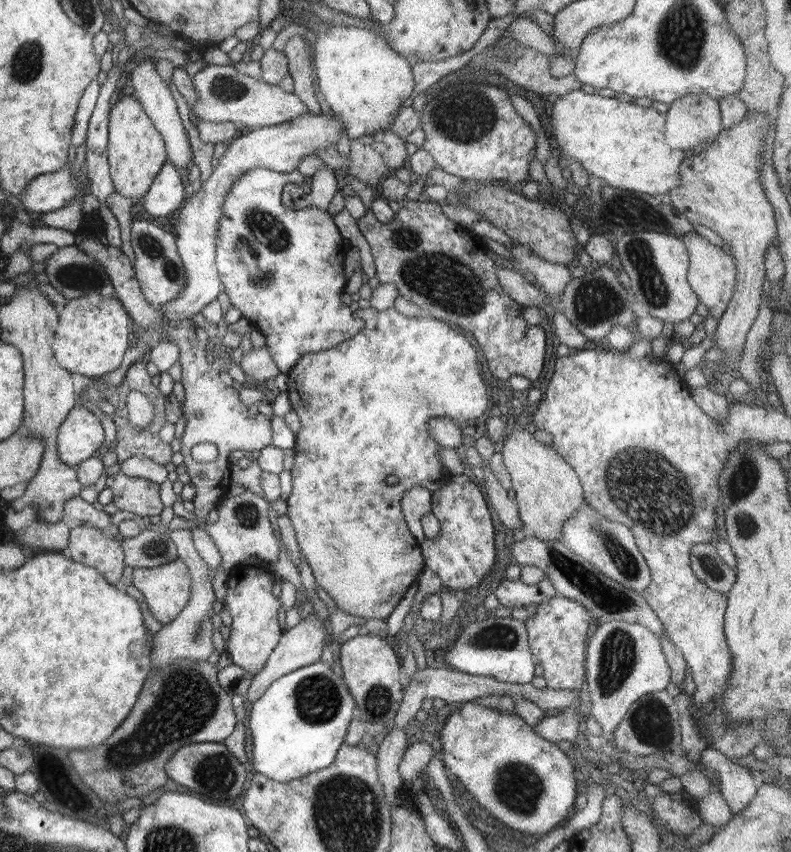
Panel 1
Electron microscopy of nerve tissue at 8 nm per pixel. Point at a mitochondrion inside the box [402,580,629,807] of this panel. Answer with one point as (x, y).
(493, 637)

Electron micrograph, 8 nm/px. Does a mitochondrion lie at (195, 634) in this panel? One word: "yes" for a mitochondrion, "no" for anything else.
yes

